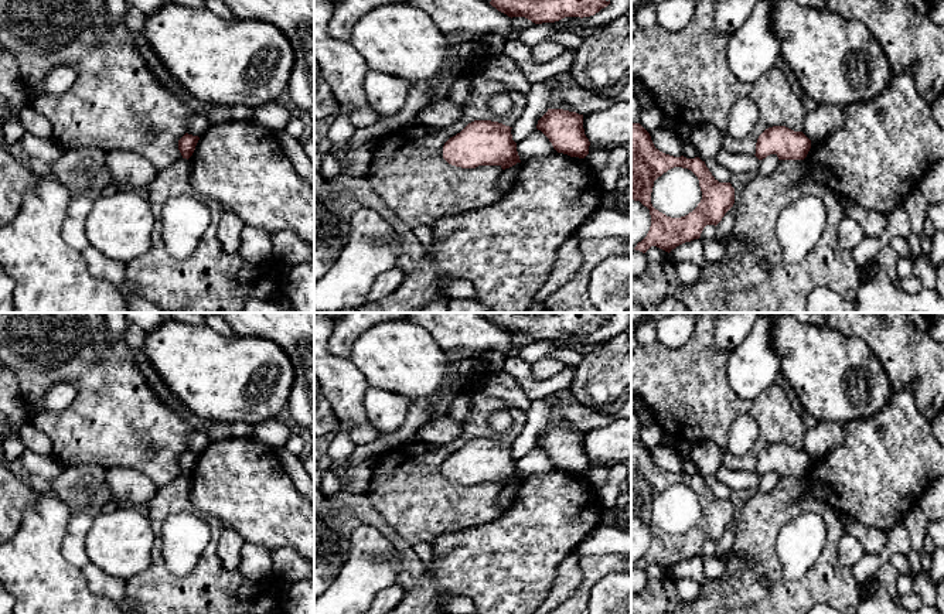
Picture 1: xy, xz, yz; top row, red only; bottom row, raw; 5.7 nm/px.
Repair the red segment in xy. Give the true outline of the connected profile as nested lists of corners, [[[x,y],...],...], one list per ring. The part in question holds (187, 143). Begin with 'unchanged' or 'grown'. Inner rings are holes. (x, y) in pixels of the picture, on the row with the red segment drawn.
unchanged | [[[185,133],[180,140],[178,140],[178,150],[183,156],[183,158],[190,158],[195,150],[195,146],[198,143],[200,137],[192,136]]]

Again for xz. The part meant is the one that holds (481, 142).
unchanged | [[[474,120],[443,146],[443,158],[456,167],[500,166],[502,170],[521,163],[510,126]]]

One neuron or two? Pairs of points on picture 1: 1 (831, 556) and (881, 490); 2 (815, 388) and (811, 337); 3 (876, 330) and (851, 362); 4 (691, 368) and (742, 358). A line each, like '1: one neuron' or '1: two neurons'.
1: two neurons
2: one neuron
3: two neurons
4: two neurons

